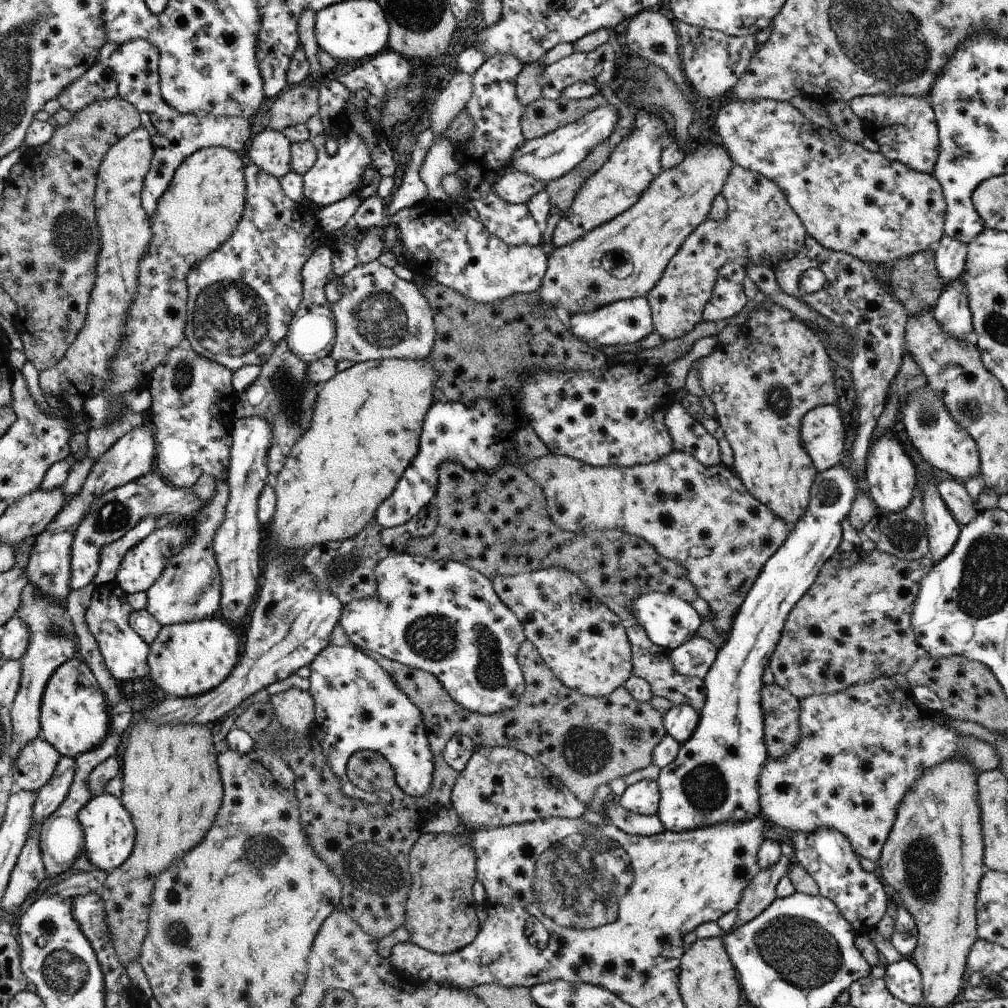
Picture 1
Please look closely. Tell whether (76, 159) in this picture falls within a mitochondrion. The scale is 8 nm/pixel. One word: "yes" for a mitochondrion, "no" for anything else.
no

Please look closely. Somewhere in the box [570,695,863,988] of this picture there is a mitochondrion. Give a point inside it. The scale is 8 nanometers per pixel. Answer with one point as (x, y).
(705, 788)

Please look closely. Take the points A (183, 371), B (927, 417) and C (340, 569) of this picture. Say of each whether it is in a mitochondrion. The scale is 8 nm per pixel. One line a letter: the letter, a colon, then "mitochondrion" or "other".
A: mitochondrion
B: mitochondrion
C: mitochondrion

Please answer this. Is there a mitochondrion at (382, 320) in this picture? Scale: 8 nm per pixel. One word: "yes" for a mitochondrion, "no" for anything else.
yes

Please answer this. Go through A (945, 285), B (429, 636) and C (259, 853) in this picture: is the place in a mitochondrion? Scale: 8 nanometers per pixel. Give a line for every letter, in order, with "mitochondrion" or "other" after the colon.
A: other
B: mitochondrion
C: mitochondrion

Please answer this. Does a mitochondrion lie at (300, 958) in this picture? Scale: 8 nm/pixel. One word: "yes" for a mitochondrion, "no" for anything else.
no

